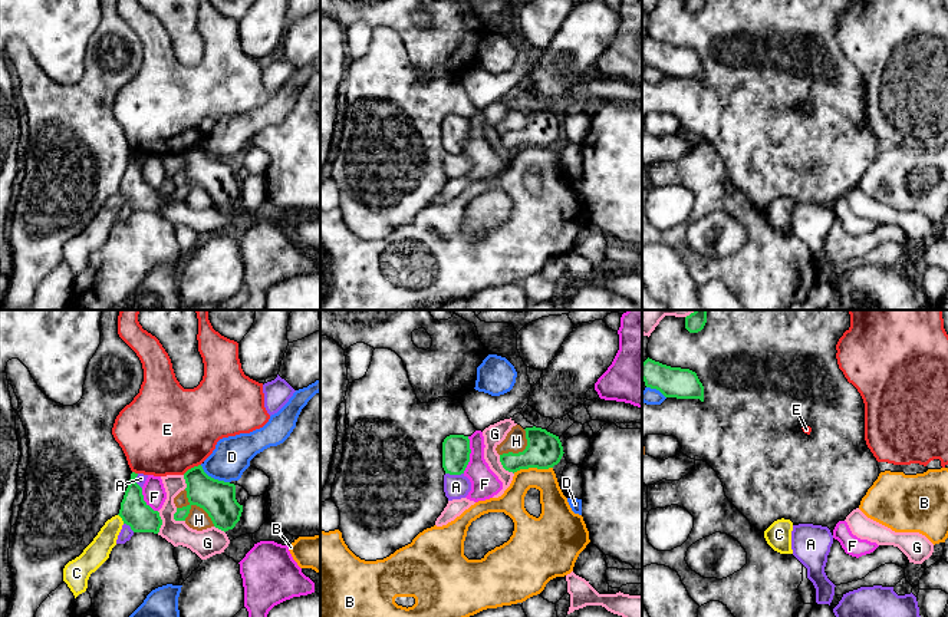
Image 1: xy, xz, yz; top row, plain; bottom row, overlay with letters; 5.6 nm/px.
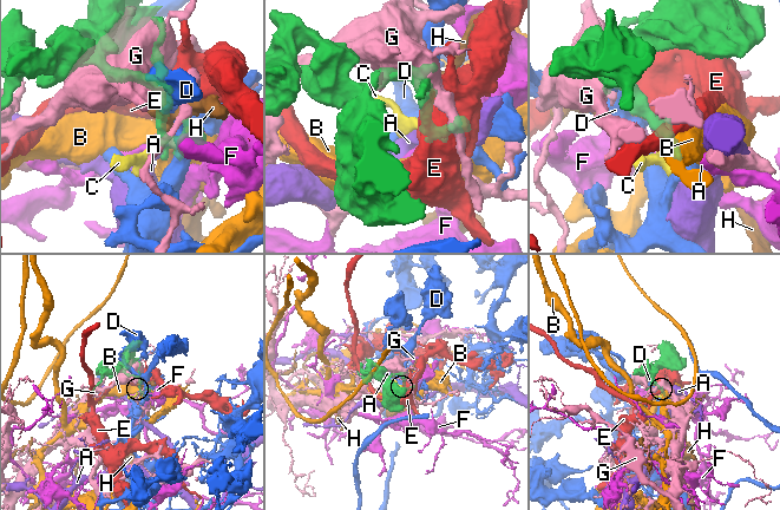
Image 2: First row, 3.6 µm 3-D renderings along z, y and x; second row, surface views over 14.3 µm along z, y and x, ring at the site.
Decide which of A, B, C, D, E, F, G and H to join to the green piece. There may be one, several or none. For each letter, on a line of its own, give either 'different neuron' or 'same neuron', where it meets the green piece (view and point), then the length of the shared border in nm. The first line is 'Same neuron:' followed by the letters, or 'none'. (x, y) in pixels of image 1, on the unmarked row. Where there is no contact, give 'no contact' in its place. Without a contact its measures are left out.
Same neuron: C
A: different neuron; meets green in xz at (454, 152); contact 100 nm long
B: different neuron; meets green in xz at (532, 145); contact 220 nm long
C: same neuron; meets green in xy at (121, 195); contact 70 nm long
D: different neuron; meets green in xy at (213, 157); contact 190 nm long
E: different neuron; meets green in xy at (191, 147); contact 120 nm long
F: different neuron; meets green in xz at (468, 134); contact 220 nm long
G: different neuron; meets green in xz at (503, 145); contact 140 nm long
H: different neuron; meets green in xy at (198, 184); contact 260 nm long

